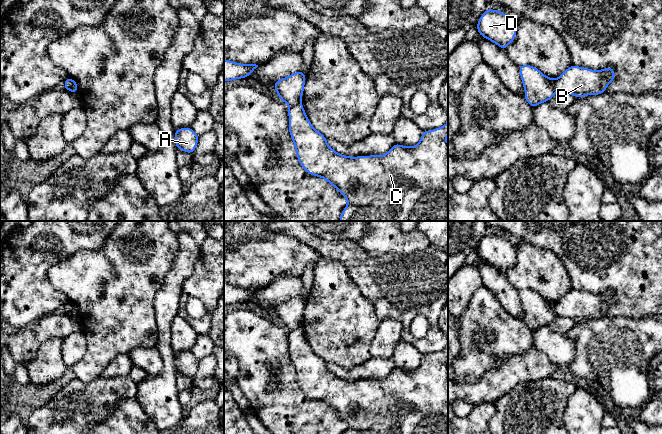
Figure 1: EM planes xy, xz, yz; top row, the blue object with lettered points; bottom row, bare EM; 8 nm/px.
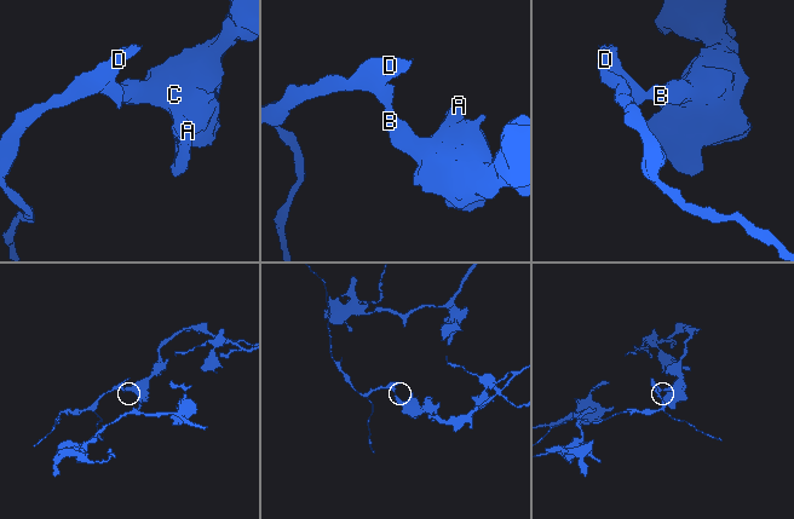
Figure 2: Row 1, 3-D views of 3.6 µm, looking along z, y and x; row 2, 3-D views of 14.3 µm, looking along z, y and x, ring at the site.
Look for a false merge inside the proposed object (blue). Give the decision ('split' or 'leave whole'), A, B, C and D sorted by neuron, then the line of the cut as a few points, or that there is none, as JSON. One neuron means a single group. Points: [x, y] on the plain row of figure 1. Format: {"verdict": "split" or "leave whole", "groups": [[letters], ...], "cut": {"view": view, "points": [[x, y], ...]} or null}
{"verdict": "split", "groups": [["A", "B", "C"], ["D"]], "cut": {"view": "xz", "points": [[300, 326], [289, 331]]}}

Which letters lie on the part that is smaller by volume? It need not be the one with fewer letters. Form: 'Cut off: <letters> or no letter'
Cut off: D

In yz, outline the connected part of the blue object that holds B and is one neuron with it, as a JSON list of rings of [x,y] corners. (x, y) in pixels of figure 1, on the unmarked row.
[[[572,289],[555,304],[555,313],[578,322],[599,319],[606,316],[606,311],[614,302],[615,295],[612,291],[595,295]]]

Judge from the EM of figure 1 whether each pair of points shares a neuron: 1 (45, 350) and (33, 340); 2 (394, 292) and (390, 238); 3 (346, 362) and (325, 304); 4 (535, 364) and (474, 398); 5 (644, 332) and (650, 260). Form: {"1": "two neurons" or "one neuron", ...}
{"1": "two neurons", "2": "two neurons", "3": "one neuron", "4": "one neuron", "5": "two neurons"}

